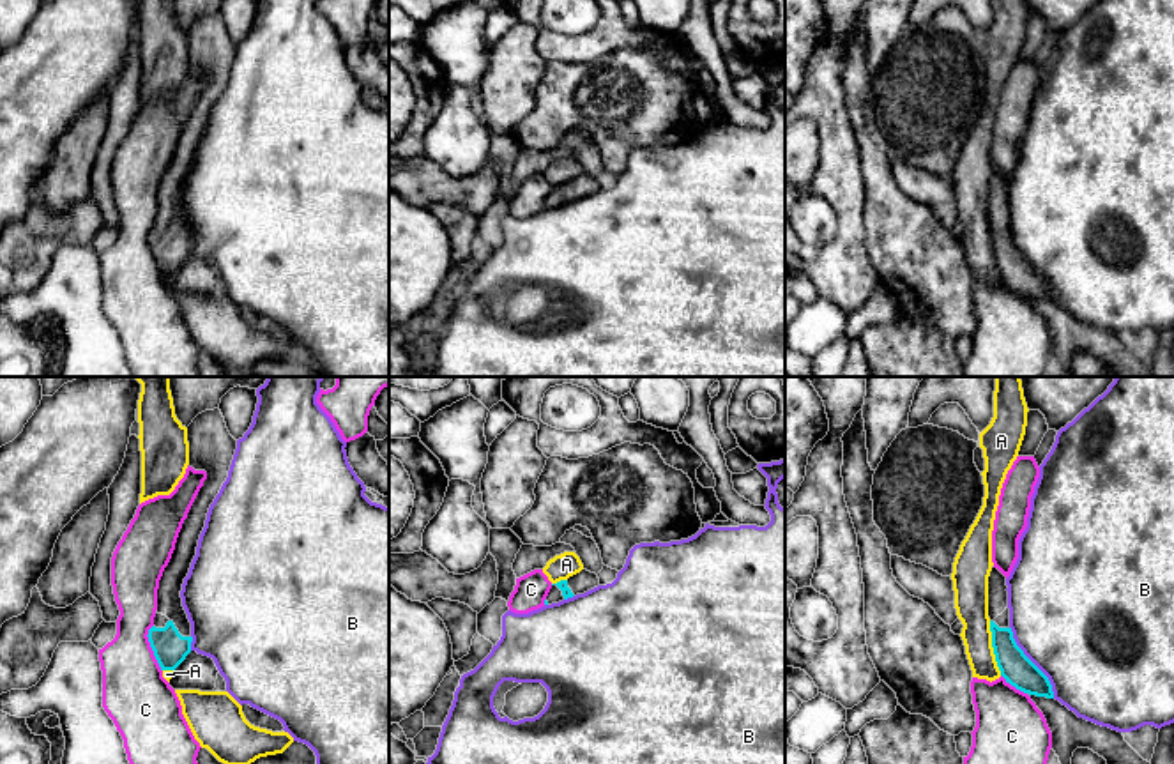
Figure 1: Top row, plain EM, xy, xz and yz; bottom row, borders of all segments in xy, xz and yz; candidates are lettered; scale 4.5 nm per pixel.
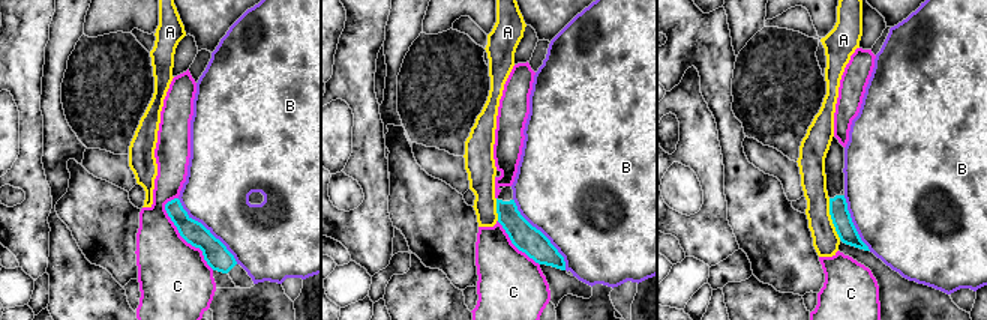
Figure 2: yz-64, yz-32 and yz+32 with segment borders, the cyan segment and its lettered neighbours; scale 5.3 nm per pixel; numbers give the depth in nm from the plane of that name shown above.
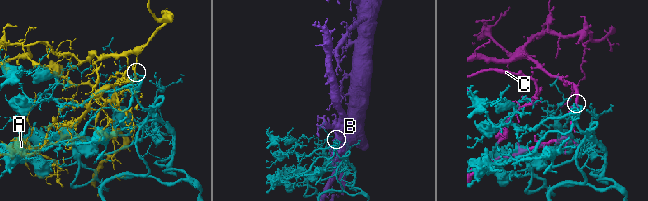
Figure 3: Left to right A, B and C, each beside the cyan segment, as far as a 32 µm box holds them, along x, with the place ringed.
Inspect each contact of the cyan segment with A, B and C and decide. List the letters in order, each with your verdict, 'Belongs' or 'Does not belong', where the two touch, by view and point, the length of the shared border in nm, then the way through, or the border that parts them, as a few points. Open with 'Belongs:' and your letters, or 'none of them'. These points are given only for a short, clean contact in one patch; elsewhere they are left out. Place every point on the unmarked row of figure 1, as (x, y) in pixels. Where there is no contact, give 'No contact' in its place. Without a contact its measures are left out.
Belongs: none of them
A: Does not belong. Touches cyan at yz (992, 250). Shared border 260 nm. Boundary: yz (989, 225), (994, 264), (1001, 278)
B: Does not belong. Touches cyan at yz (1031, 266). Shared border 380 nm
C: Does not belong. Touches cyan at xy (151, 250). Shared border 220 nm

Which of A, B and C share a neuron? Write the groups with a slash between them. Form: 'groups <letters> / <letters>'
groups A / B / C

